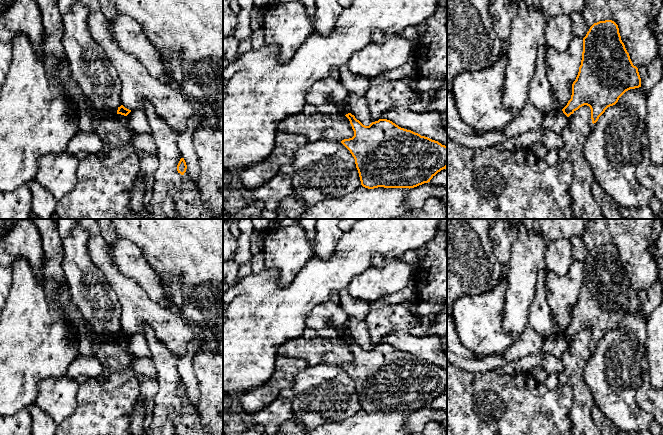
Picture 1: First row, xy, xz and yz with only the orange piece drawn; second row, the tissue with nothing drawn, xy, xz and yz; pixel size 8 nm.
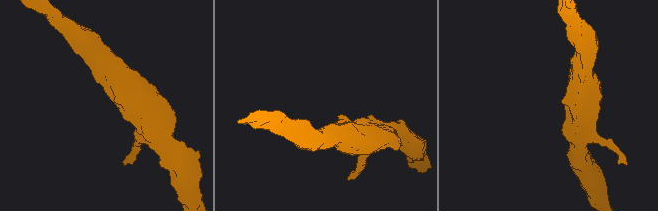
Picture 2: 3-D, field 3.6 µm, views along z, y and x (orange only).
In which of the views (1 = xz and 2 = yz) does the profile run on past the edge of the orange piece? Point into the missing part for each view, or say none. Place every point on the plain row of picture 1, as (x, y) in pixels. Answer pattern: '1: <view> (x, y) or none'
1: none
2: none

